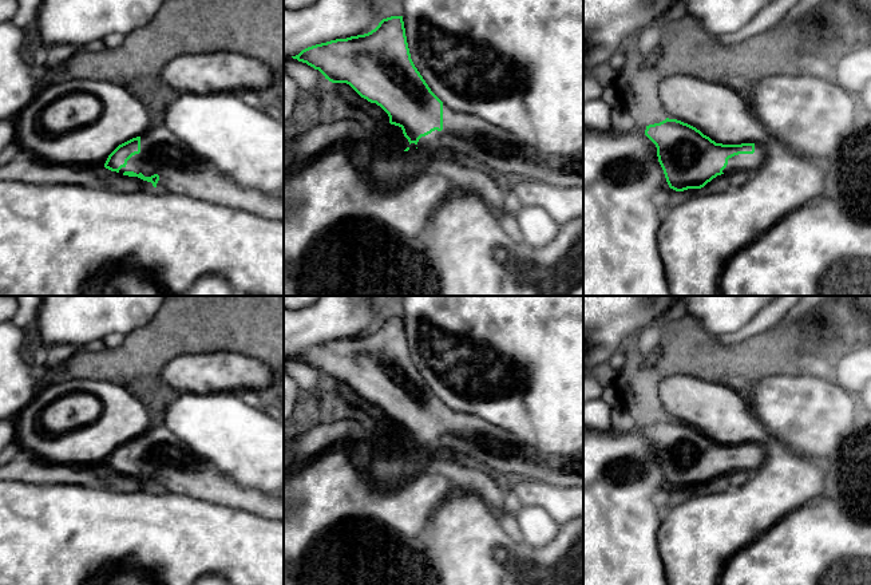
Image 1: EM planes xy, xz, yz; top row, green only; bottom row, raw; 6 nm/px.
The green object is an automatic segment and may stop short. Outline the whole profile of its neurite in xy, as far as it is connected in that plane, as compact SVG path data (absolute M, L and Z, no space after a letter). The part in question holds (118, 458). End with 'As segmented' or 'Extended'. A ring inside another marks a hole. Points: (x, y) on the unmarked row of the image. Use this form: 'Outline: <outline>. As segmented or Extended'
Outline: M150 426L140 436L119 444L108 455L104 467L123 475L138 477L165 491L185 494L270 519L284 519L284 494L272 497L257 489L242 487L210 461L197 455L189 444L177 442L174 434L163 426Z. Extended

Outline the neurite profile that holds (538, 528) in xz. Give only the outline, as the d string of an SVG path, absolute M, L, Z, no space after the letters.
M514 506L512 514L518 518L524 541L534 548L550 544L559 533L561 526L539 506Z

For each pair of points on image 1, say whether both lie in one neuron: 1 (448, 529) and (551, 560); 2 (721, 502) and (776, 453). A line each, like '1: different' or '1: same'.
1: same
2: same

